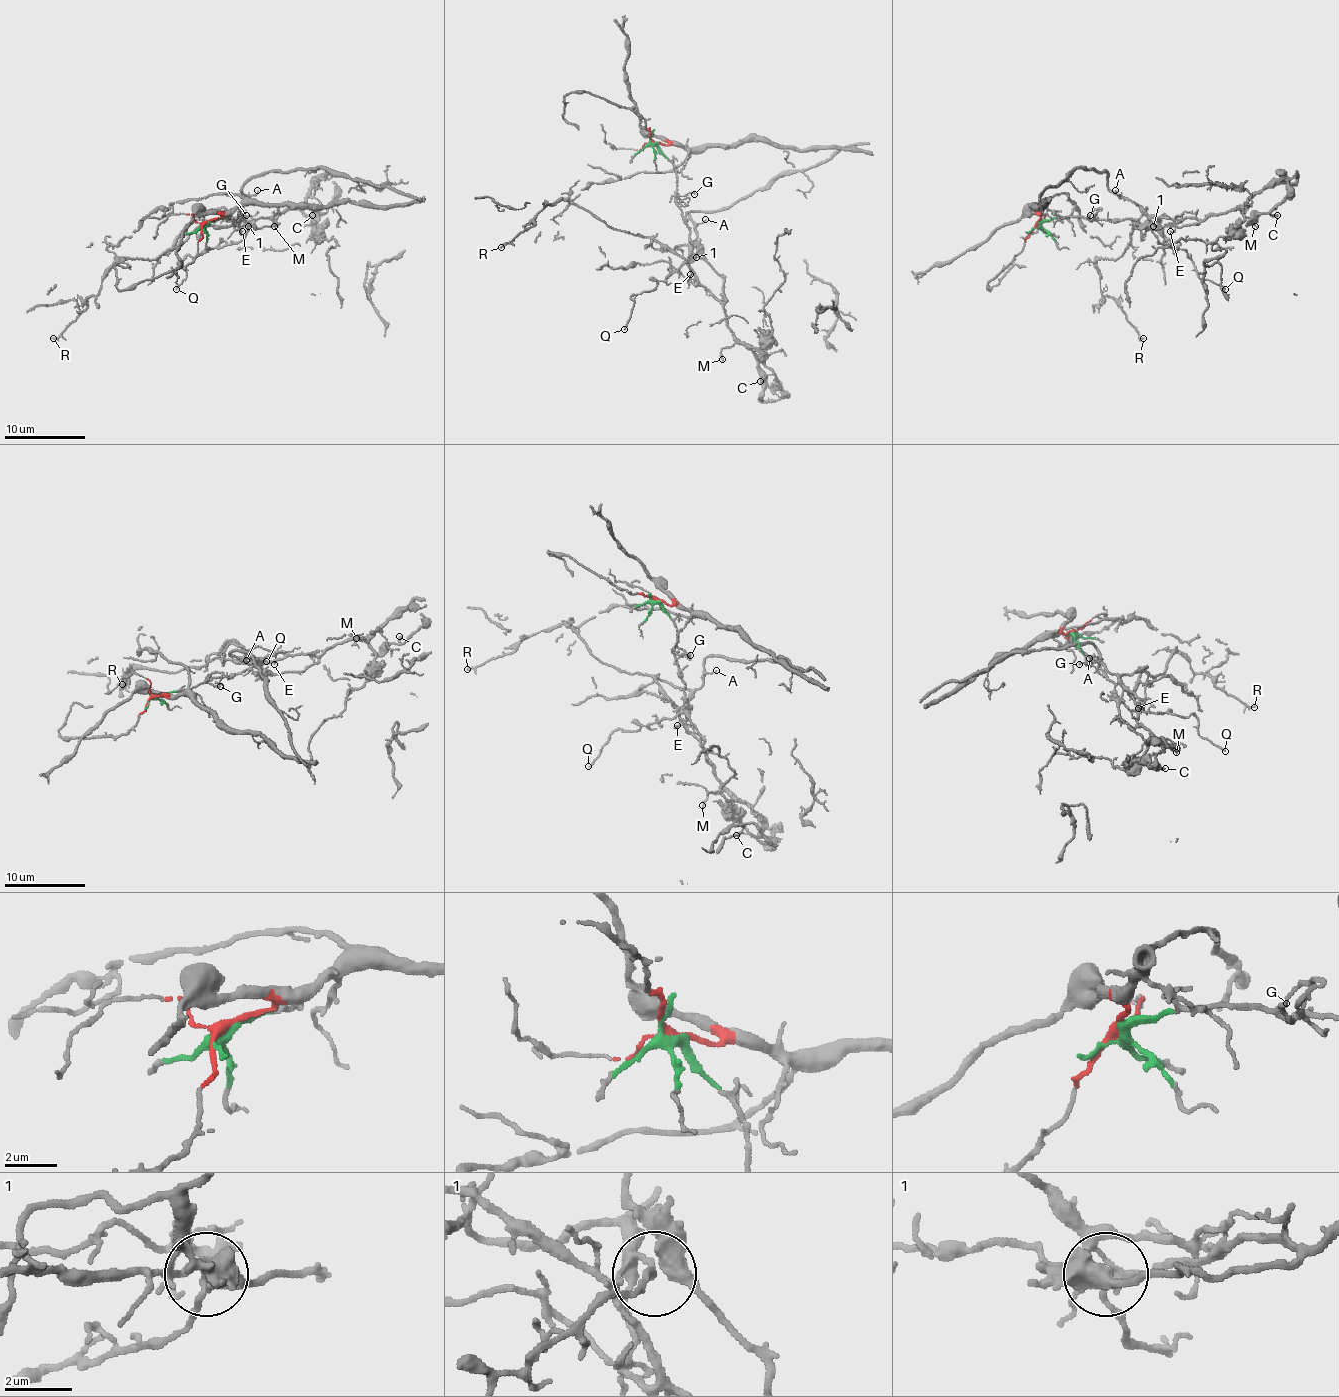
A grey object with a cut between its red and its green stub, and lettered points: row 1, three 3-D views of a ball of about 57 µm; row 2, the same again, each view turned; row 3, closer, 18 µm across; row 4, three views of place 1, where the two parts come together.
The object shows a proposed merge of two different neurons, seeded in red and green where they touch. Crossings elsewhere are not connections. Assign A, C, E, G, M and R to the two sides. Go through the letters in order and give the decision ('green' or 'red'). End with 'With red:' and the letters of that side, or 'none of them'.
A: red
C: green
E: red
G: green
M: green
R: green
With red: A, E

